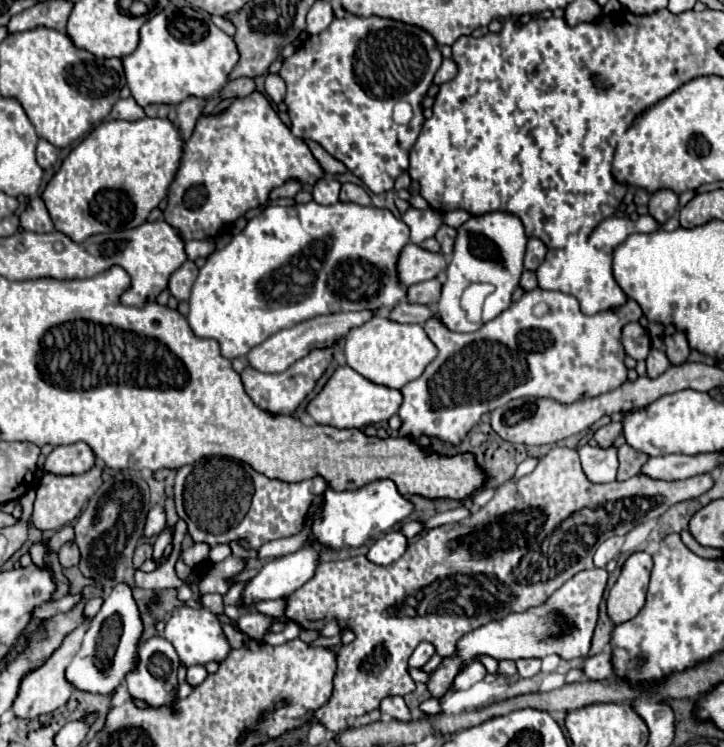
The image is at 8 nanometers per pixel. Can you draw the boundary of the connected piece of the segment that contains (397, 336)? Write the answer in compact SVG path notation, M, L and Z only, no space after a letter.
M376 314L366 324L352 328L344 338L346 364L374 384L388 388L402 388L416 380L426 366L436 358L436 346L420 324L398 324Z

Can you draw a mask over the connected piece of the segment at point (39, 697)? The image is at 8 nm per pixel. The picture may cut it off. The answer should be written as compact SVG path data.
M86 620L84 624L80 624L72 634L66 634L66 638L60 644L60 648L54 650L54 654L48 658L48 662L44 662L44 666L38 666L36 670L30 670L28 674L24 674L24 678L20 682L18 696L16 696L16 700L14 700L12 708L10 708L16 718L40 718L40 716L46 716L46 714L62 708L68 702L68 698L70 698L70 694L72 694L74 688L72 688L72 684L66 682L64 670L70 664L70 660L74 658L74 654L78 652L82 636L84 636L84 632L88 628L88 622L90 620Z

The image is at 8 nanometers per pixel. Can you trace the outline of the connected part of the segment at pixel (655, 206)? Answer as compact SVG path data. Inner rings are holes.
M658 190L650 196L648 210L658 224L664 224L678 210L678 196L672 190Z

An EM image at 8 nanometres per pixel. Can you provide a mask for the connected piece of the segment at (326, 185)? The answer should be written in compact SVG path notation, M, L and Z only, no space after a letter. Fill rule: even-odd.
M326 176L320 182L316 182L314 192L312 192L314 202L318 202L318 204L336 204L338 194L340 194L340 182L332 176Z

